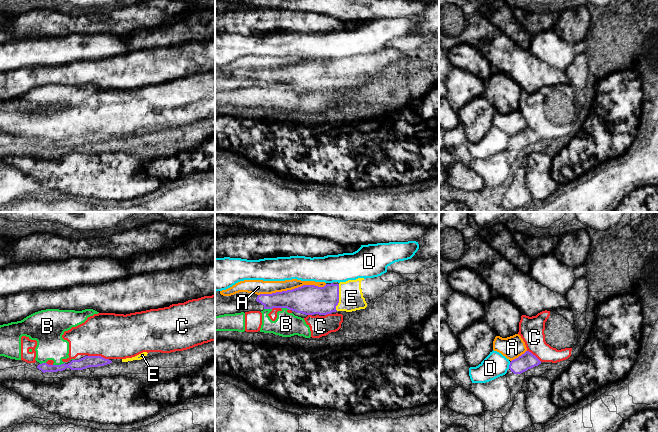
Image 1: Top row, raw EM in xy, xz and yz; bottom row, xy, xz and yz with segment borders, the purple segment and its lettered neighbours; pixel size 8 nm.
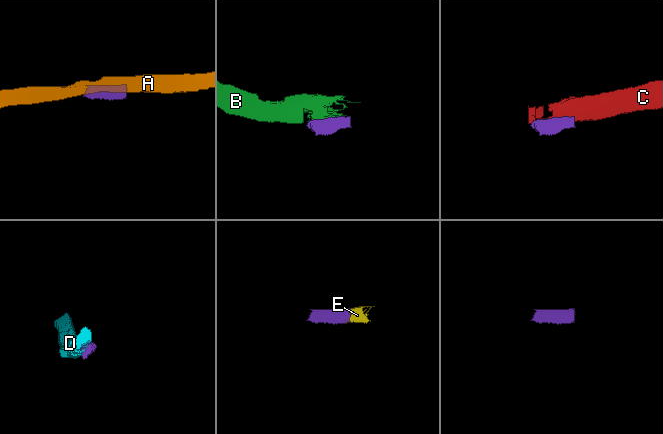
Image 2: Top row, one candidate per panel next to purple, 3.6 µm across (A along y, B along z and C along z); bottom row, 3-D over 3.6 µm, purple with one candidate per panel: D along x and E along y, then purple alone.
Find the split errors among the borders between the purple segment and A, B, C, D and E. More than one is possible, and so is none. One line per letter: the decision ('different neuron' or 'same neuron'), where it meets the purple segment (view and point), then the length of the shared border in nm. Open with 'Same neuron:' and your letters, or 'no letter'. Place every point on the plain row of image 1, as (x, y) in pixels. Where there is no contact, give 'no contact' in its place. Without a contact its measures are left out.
Same neuron: E
A: different neuron; contact xz (292, 65); length 550 nm
B: different neuron; contact xy (58, 141); length 100 nm
C: different neuron; contact xy (98, 132); length 170 nm
D: different neuron; contact yz (509, 141); length 60 nm
E: same neuron; contact xz (338, 73); length 220 nm

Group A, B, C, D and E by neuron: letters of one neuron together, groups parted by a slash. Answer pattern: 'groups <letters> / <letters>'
groups A / B C / D / E

